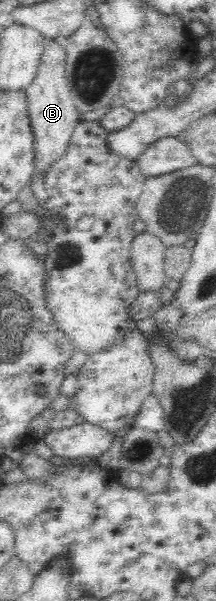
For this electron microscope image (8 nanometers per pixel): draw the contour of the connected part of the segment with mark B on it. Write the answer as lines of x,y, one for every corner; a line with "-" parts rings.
47,38
45,50
40,57
35,80
27,86
28,113
34,138
34,173
45,174
67,152
68,142
81,115
74,106
71,92
65,78
66,51
61,44

